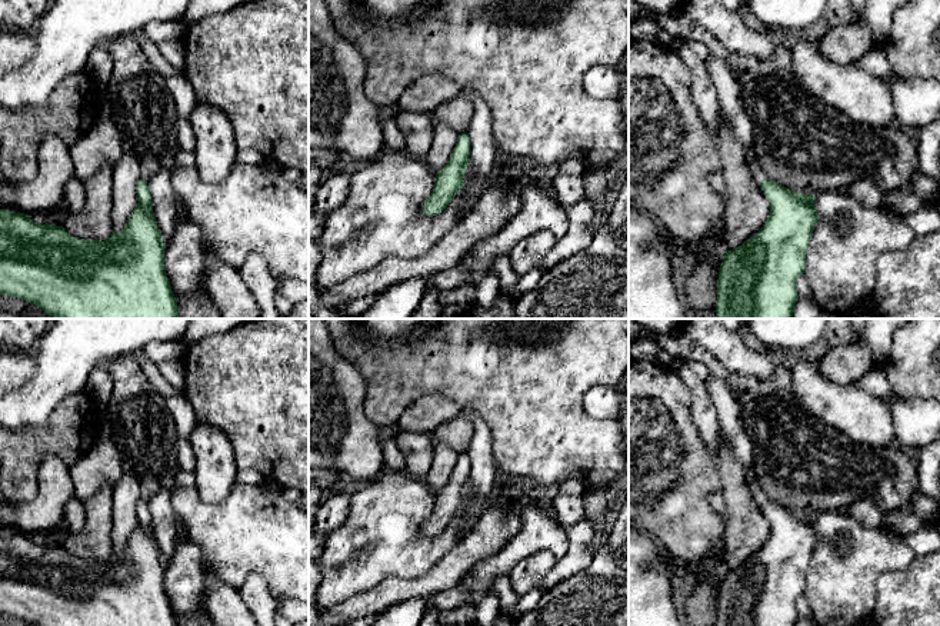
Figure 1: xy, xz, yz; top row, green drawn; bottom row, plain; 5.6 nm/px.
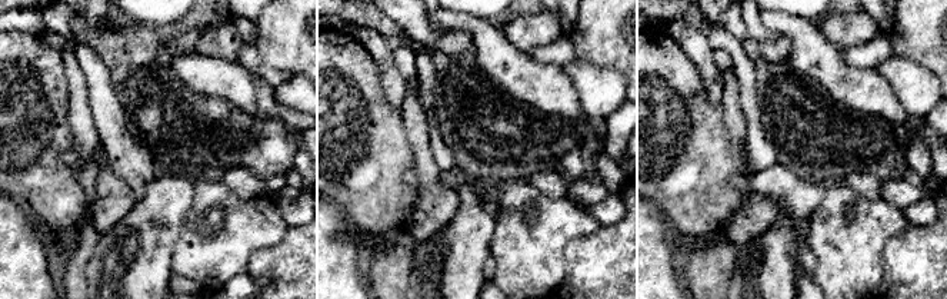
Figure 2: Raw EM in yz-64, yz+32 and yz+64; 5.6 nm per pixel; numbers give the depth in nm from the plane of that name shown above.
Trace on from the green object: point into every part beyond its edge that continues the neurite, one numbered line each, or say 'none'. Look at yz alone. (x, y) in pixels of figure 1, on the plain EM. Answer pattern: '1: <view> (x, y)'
1: yz (756, 489)

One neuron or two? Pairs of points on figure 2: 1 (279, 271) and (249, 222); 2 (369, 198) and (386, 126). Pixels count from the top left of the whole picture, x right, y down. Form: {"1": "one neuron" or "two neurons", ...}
{"1": "two neurons", "2": "one neuron"}

